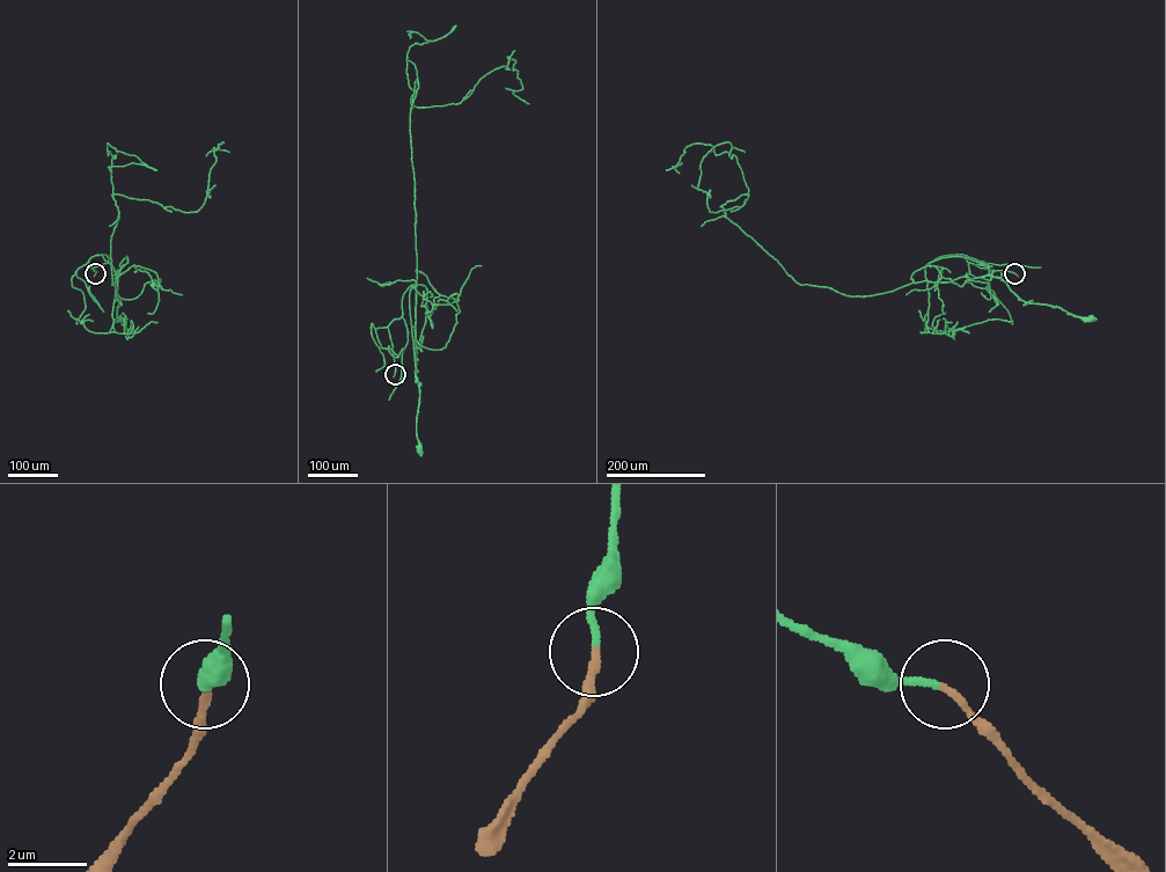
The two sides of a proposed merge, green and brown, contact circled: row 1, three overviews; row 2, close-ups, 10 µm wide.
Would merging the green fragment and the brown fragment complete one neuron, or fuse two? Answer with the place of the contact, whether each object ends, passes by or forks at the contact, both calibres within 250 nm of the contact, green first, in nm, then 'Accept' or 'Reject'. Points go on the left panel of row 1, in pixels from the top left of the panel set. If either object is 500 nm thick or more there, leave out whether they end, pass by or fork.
Place: (95, 273). At the ring green ends. At the ring brown ends. Thickness 180 nm (green) against 180 nm. Accept

